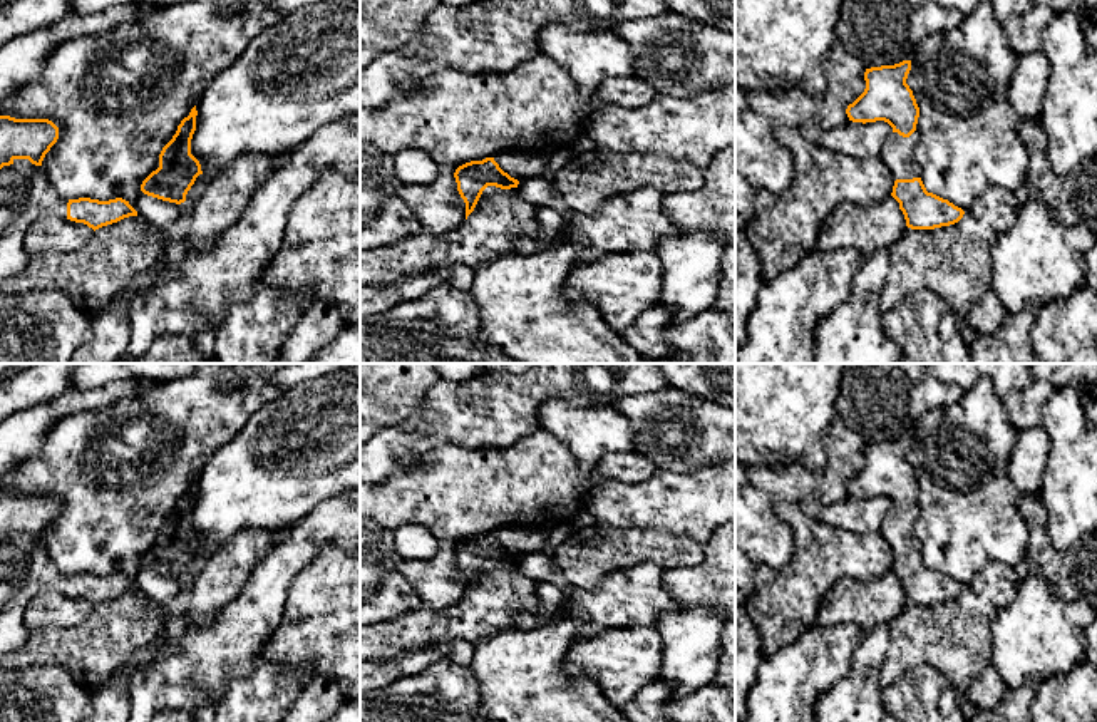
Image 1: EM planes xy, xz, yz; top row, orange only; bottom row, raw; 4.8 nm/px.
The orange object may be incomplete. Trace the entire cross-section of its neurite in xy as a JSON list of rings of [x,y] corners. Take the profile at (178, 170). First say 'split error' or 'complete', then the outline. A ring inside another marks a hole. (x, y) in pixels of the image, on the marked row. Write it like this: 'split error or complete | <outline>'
complete | [[[196,106],[189,116],[181,121],[173,139],[159,154],[159,168],[152,171],[141,184],[147,196],[181,204],[203,174],[199,161],[191,154],[191,139],[196,131]]]

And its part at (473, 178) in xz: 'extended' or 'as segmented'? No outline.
as segmented

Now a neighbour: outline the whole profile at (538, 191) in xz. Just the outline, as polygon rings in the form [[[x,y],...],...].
[[[546,178],[523,179],[518,189],[519,194],[536,208],[548,206],[554,191],[553,183]]]

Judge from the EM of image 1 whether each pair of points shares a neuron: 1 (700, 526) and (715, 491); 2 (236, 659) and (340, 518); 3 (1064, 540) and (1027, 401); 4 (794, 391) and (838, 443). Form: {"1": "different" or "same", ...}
{"1": "same", "2": "same", "3": "different", "4": "different"}

